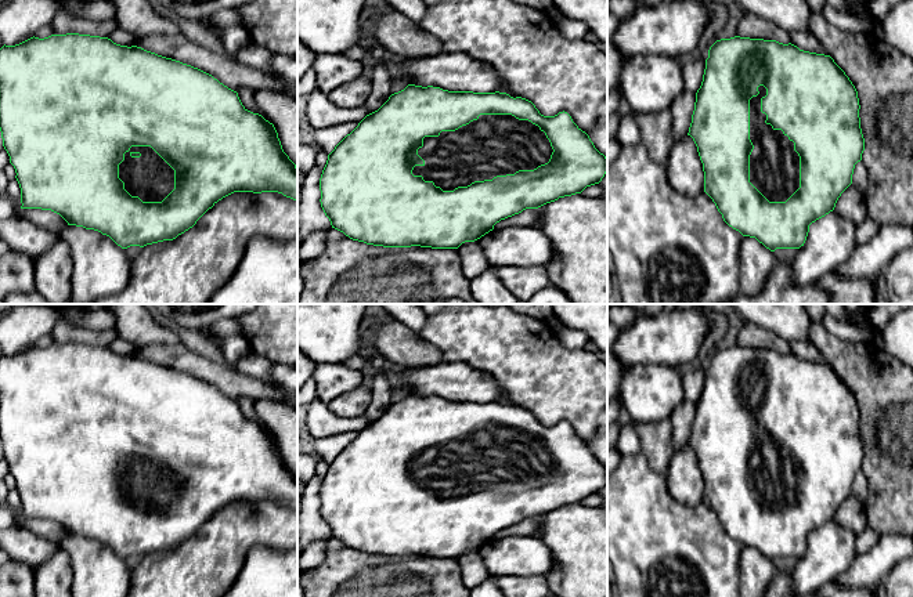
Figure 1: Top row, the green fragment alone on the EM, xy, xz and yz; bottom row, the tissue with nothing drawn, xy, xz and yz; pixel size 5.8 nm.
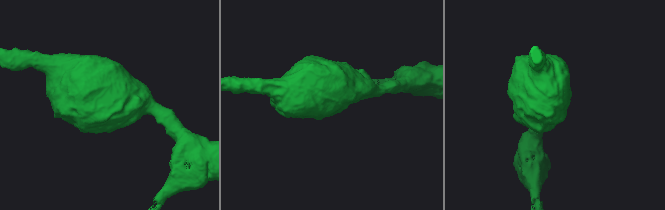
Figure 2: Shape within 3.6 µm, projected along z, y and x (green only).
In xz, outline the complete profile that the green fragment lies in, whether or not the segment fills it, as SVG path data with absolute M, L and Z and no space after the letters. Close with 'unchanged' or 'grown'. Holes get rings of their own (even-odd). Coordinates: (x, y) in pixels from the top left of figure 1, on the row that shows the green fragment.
M408 84L404 90L391 94L378 111L367 115L328 155L320 178L320 202L332 228L353 240L383 247L458 249L462 243L474 242L492 231L501 220L526 209L538 209L559 198L581 193L587 187L599 184L606 173L607 158L595 148L589 135L564 111L555 116L544 116L531 101L522 97L513 98L506 93L448 91L433 86Z; grown

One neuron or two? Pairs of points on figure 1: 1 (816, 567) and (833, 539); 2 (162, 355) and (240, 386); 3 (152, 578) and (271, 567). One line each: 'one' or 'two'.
1: one
2: one
3: two

